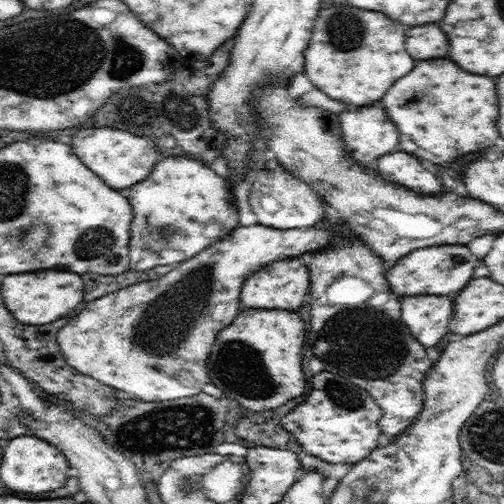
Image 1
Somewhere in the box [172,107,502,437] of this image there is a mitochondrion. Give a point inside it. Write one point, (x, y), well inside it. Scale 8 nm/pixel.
(375, 344)

